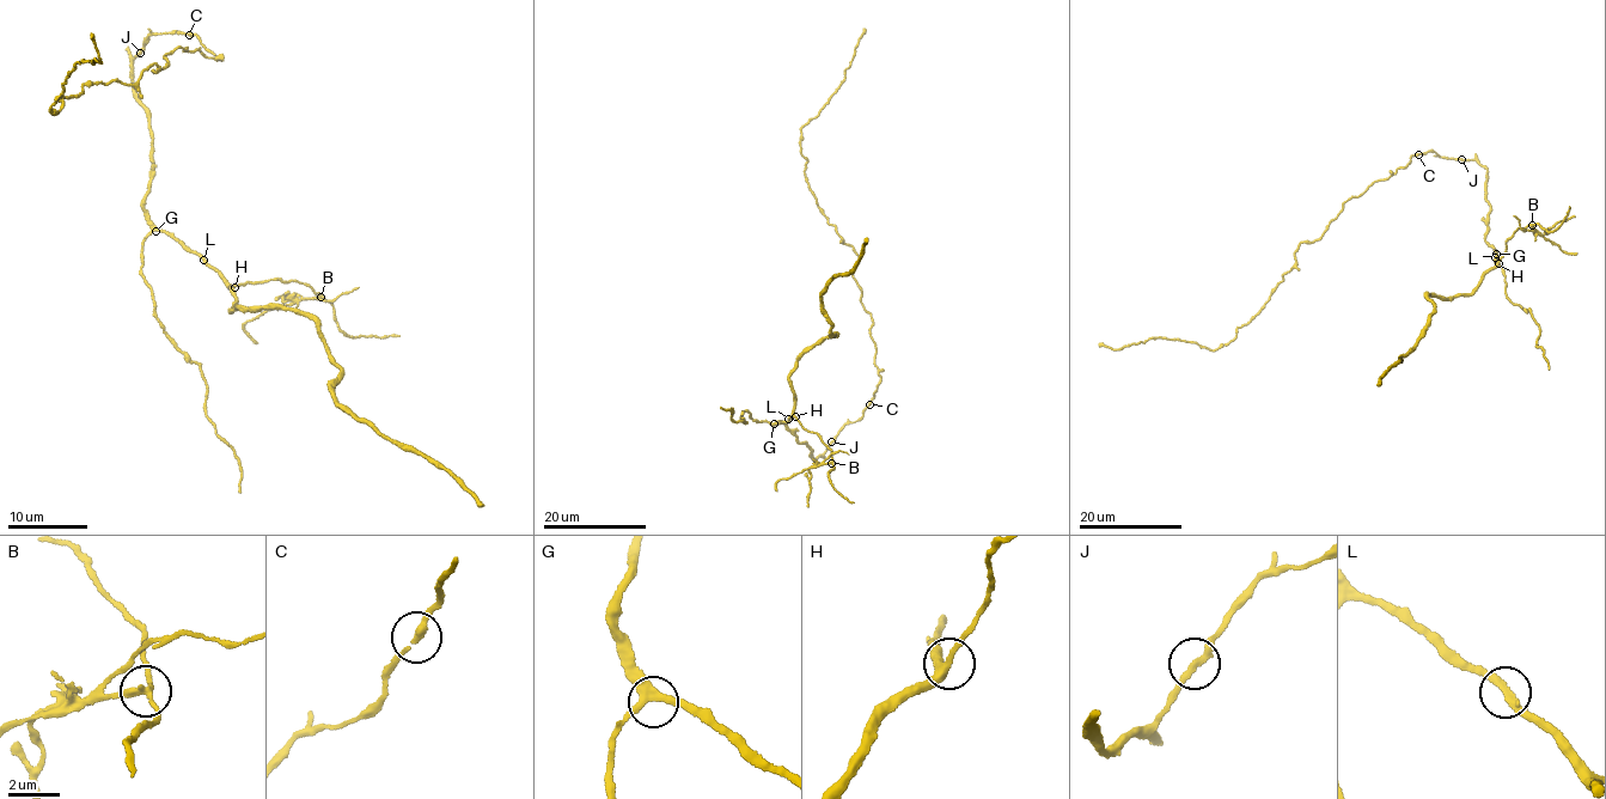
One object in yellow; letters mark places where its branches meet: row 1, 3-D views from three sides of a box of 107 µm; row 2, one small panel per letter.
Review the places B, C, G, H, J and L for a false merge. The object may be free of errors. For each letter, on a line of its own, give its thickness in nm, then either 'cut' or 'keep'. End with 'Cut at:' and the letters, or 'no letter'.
B: 220 nm | cut
C: 240 nm | keep
G: 320 nm | keep
H: 260 nm | keep
J: 260 nm | keep
L: 240 nm | keep
Cut at: B

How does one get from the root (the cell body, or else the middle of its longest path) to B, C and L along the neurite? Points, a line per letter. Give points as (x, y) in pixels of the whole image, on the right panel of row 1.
B: (1475, 160), (1487, 169), (1490, 212), (1485, 242), (1496, 251), (1495, 262), (1502, 257), (1514, 232), (1532, 226)
C: (1475, 160), (1440, 157), (1430, 150), (1418, 154)
L: (1475, 160), (1487, 169), (1485, 199), (1490, 212), (1485, 242), (1496, 251), (1495, 257)

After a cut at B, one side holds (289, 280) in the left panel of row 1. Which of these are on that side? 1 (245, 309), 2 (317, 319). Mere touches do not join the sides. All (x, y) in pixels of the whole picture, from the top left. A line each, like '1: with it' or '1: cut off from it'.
1: with it
2: with it

